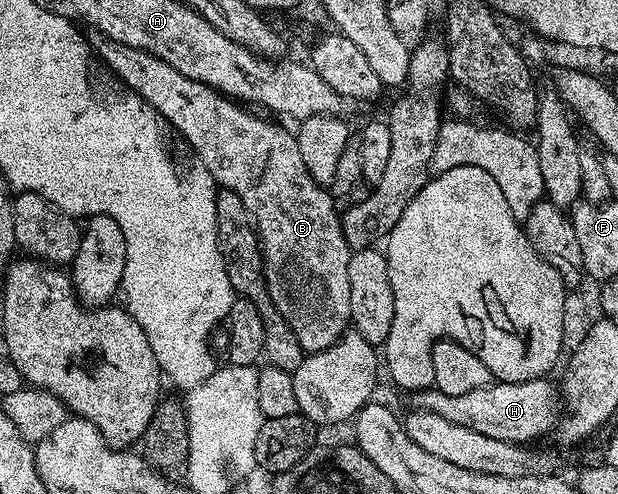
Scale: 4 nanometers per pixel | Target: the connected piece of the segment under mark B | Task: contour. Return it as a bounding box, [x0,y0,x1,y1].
[87,30,351,353]

